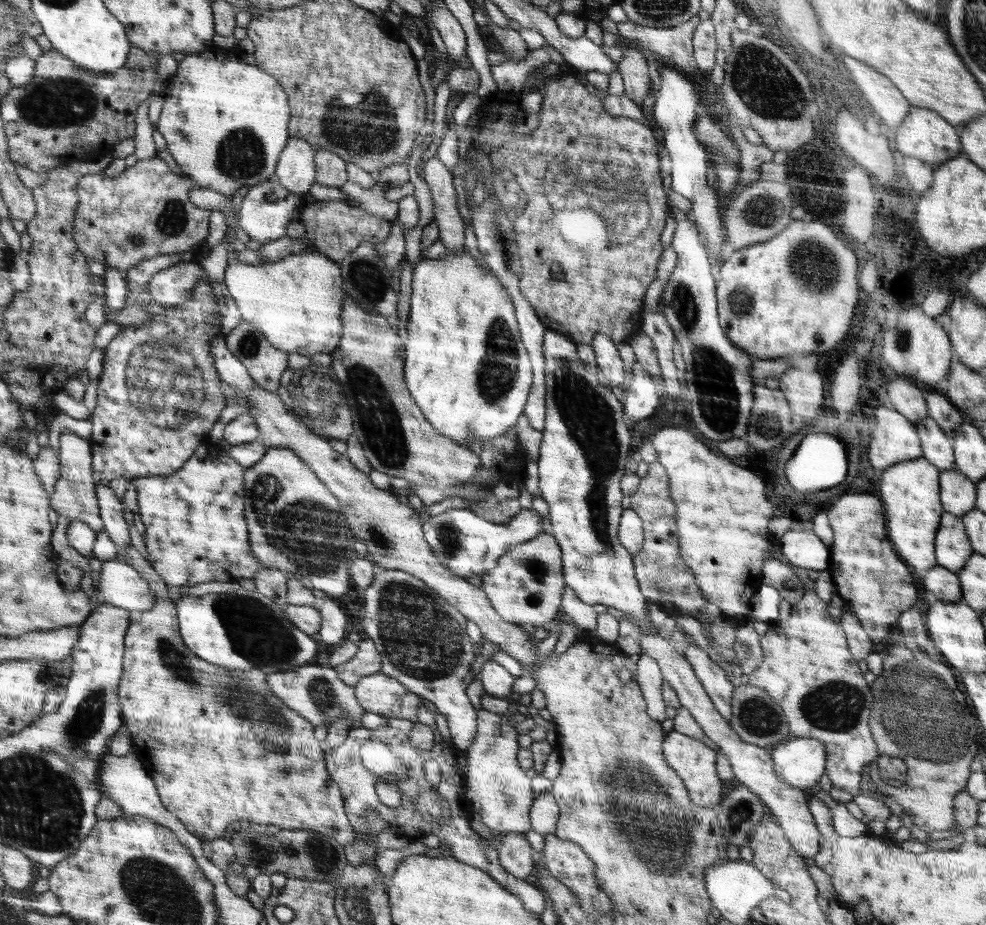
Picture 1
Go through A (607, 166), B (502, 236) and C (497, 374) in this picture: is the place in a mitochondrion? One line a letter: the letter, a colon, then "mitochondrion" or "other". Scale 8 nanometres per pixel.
A: mitochondrion
B: mitochondrion
C: mitochondrion

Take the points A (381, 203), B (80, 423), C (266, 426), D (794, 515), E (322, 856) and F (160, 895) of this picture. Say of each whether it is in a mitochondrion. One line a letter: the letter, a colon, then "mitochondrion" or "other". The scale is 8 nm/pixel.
A: other
B: other
C: other
D: other
E: mitochondrion
F: mitochondrion

